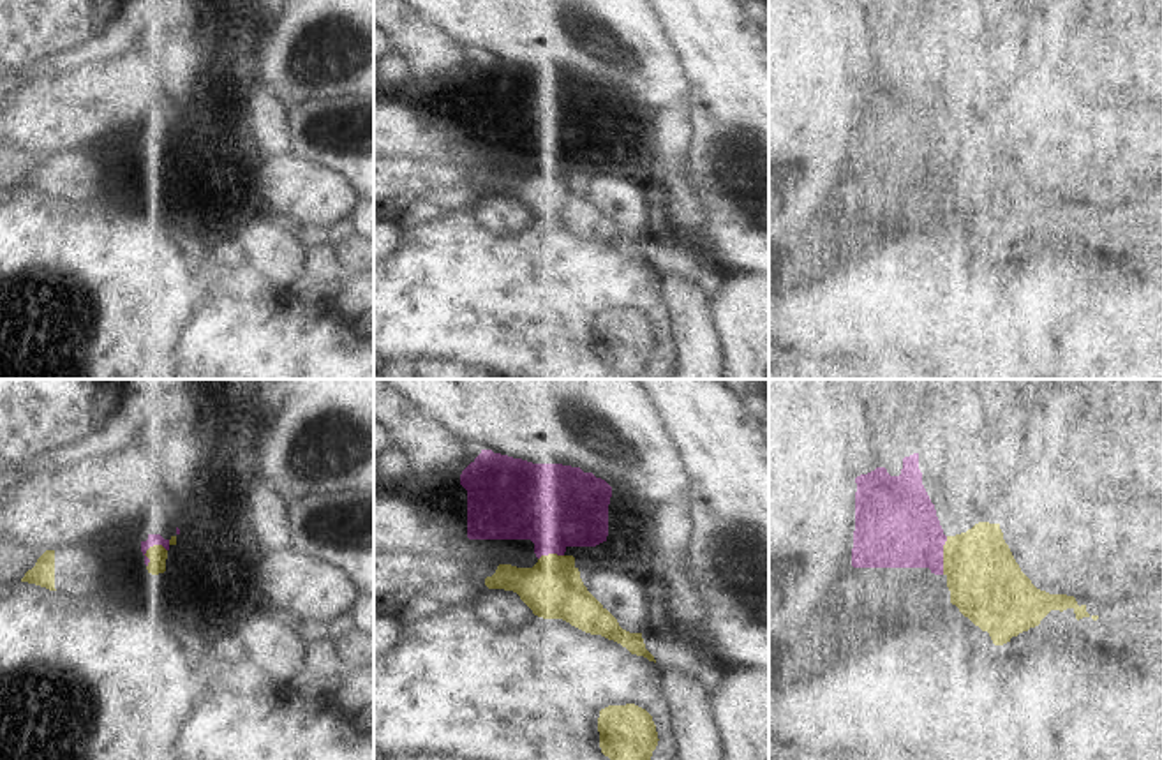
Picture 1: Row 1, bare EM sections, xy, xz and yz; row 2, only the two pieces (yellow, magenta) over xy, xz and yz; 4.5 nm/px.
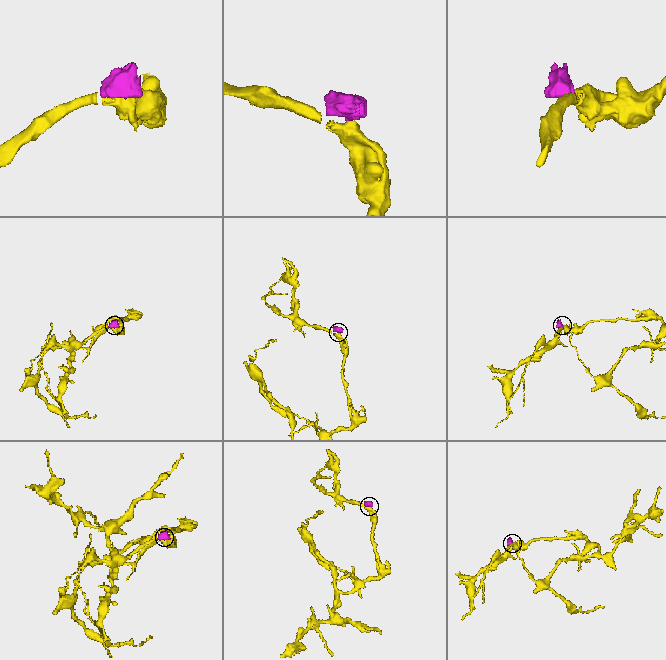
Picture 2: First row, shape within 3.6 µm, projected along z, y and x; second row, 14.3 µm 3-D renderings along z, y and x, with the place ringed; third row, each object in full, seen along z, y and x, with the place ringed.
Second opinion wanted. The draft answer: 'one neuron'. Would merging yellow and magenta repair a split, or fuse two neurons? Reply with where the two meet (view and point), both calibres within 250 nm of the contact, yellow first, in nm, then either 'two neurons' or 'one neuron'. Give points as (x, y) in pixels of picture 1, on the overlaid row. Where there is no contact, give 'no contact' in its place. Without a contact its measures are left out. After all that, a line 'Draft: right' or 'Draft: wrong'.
yz (944, 556) | 340/360 nm | two neurons
Draft: wrong

